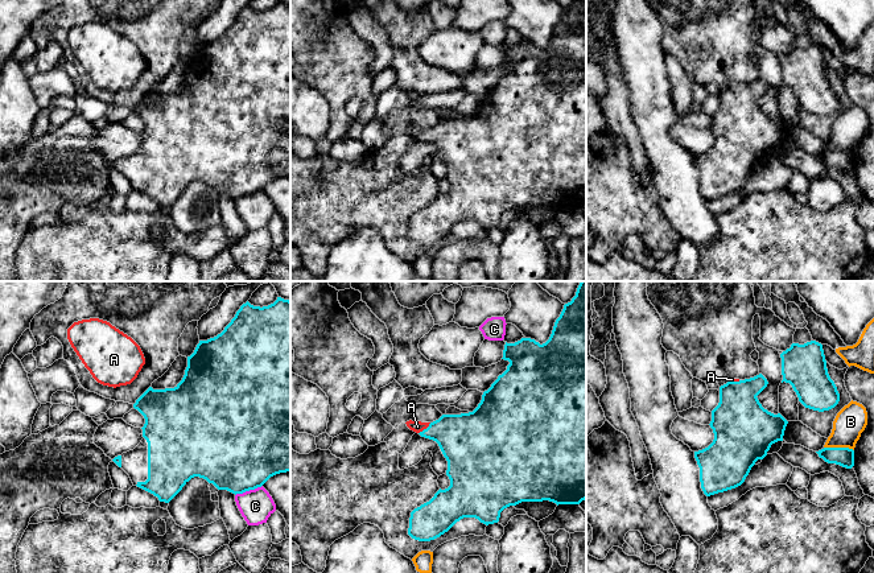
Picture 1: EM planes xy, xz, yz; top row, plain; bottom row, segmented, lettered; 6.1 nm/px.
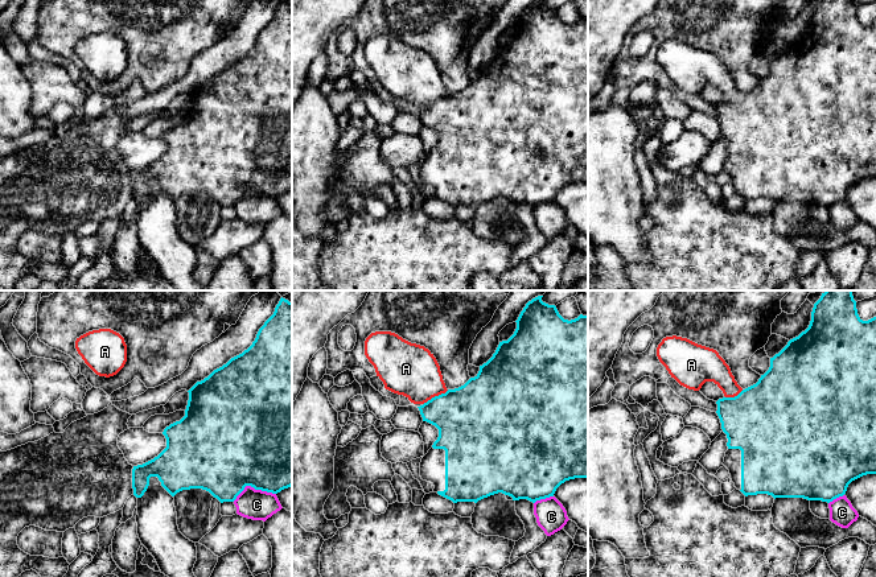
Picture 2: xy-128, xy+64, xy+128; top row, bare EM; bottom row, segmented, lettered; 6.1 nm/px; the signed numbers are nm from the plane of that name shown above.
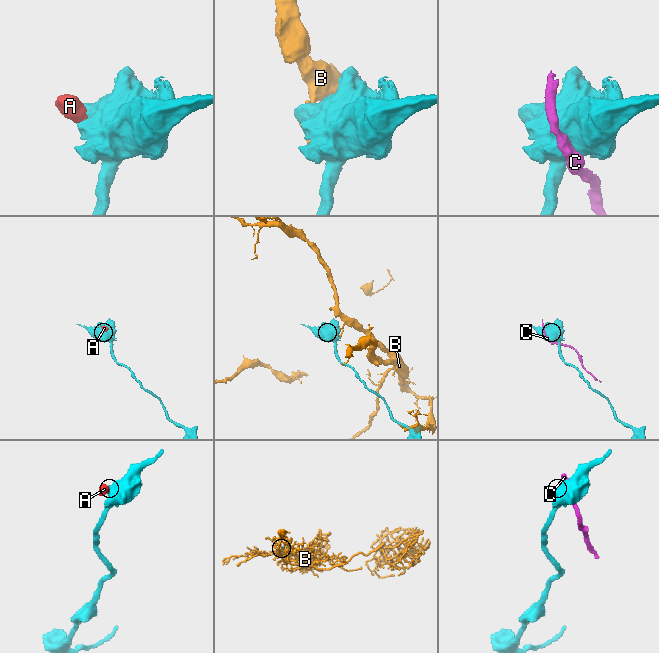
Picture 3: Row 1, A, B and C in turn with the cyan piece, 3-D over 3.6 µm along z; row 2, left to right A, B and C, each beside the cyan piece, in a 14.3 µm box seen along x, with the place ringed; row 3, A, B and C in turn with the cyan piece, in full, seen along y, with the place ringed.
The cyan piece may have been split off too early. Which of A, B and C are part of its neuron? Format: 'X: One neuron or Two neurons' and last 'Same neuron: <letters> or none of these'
A: One neuron
B: Two neurons
C: Two neurons
Same neuron: A

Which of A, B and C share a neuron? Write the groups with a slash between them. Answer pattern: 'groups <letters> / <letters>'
groups A / B / C

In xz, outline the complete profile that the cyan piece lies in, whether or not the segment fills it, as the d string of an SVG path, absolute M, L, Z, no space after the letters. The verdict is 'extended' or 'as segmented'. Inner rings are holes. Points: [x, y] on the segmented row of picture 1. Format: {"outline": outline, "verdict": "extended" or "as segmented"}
{"outline": "M586 281L580 283L576 296L570 302L564 305L560 317L555 322L552 334L545 343L540 345L531 338L521 338L515 343L506 342L502 359L510 362L507 370L498 376L487 391L483 392L481 403L473 412L461 415L442 415L433 422L412 420L405 422L411 430L438 444L444 457L448 461L446 475L450 479L450 486L448 489L440 489L429 502L421 504L411 512L408 535L415 540L434 540L448 532L463 518L475 518L486 525L498 523L500 512L504 508L516 506L521 502L549 500L558 506L580 504L586 499Z", "verdict": "extended"}

